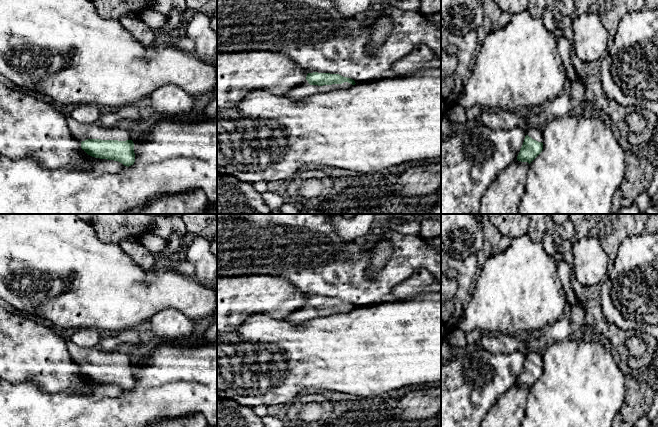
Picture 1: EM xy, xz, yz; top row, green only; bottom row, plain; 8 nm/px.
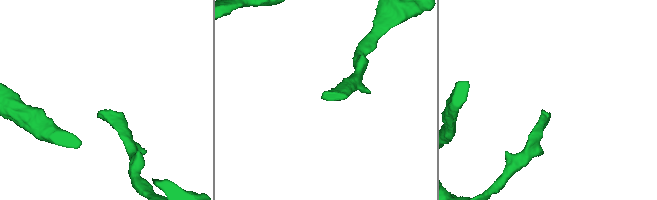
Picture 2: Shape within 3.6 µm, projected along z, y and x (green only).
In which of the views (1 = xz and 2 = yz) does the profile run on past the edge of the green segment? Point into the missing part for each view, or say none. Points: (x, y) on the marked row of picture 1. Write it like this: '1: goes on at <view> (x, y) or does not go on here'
1: goes on at xz (299, 93)
2: goes on at yz (535, 133)

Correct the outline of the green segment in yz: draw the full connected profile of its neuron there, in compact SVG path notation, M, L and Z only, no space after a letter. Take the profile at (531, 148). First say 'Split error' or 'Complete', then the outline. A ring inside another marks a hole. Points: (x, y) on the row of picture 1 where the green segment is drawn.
Split error. M525 127L525 132L526 136L517 160L530 164L543 150L543 134L542 128L536 127Z

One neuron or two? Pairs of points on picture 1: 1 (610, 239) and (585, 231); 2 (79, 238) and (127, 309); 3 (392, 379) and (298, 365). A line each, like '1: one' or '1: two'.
1: one
2: one
3: one

